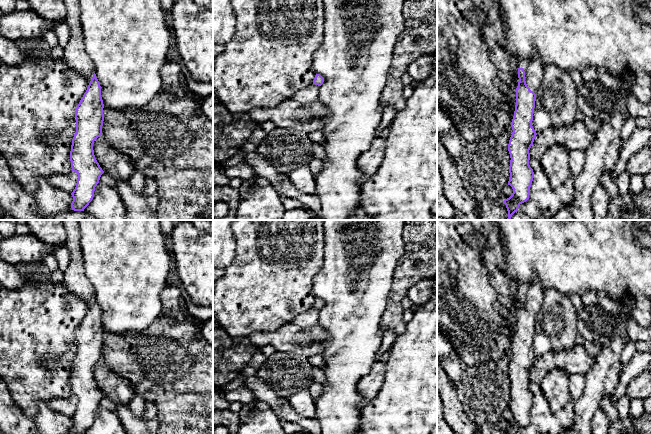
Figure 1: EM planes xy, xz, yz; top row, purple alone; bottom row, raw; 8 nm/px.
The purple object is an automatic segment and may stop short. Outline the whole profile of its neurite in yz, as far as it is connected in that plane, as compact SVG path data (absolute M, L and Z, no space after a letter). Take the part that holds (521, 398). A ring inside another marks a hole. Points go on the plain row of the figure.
M520 282L518 302L519 306L515 314L516 329L511 346L513 356L508 368L511 382L508 409L512 411L513 417L503 425L507 434L518 434L519 430L529 423L534 402L533 393L529 389L529 374L537 359L532 345L536 317L543 304L543 289L540 283Z

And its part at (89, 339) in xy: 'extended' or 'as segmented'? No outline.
extended

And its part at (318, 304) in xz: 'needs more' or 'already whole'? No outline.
needs more

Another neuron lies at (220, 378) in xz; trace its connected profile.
M213 315L213 387L219 388L241 377L240 371L247 365L252 352L247 342L235 345L227 331Z

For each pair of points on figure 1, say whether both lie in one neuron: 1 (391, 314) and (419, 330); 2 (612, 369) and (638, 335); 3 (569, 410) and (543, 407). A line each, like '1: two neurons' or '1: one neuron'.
1: two neurons
2: two neurons
3: one neuron

